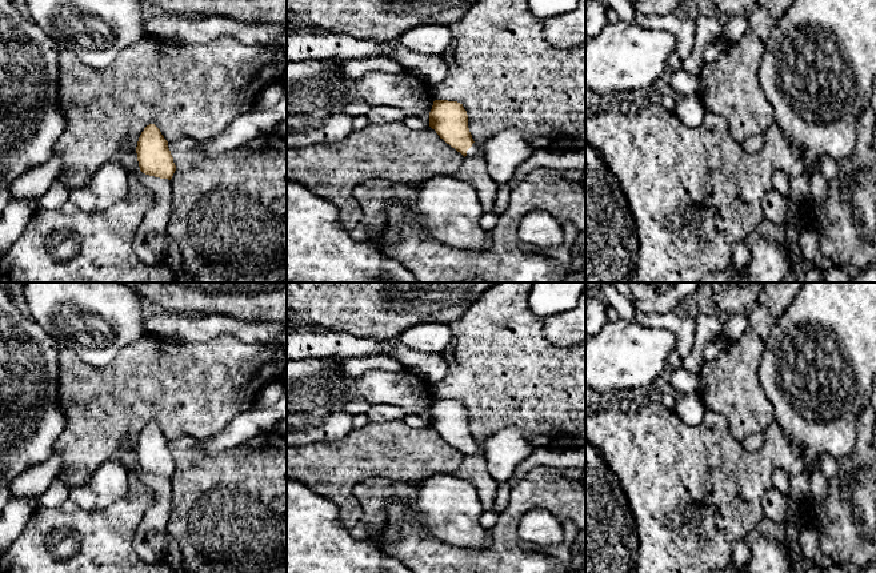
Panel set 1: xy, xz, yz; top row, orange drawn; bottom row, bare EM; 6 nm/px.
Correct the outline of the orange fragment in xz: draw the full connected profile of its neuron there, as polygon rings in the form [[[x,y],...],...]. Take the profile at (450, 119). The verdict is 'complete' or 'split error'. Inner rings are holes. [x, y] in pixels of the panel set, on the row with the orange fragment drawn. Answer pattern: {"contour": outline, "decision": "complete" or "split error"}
{"contour": [[[435,100],[429,112],[429,127],[464,157],[481,153],[488,175],[499,185],[508,183],[517,167],[537,149],[545,148],[517,129],[507,129],[477,145],[468,128],[467,111],[457,101]]], "decision": "split error"}

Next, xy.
{"contour": [[[155,124],[147,125],[141,132],[136,153],[143,173],[160,179],[172,179],[176,165],[168,141]]], "decision": "complete"}

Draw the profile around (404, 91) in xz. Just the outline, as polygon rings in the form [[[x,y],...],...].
[[[372,71],[357,80],[353,100],[371,107],[388,105],[403,109],[408,116],[424,116],[433,105],[433,89],[413,73]]]

